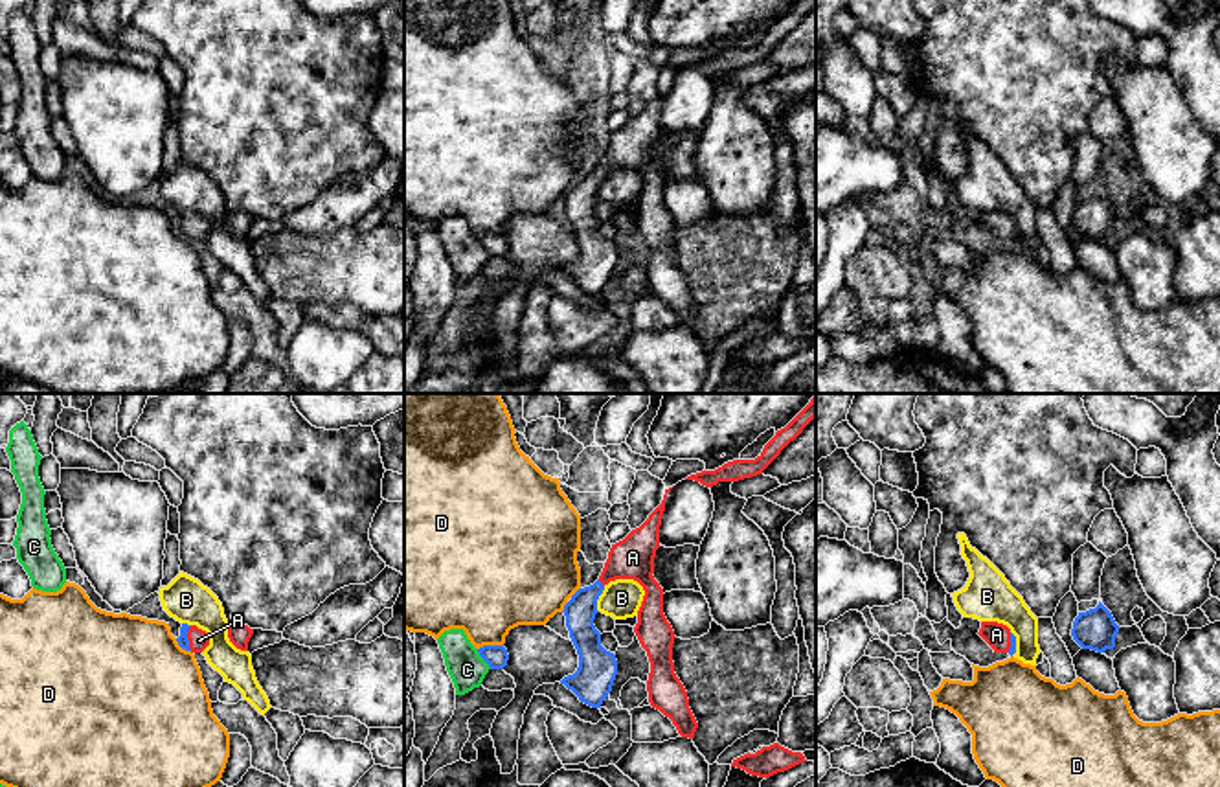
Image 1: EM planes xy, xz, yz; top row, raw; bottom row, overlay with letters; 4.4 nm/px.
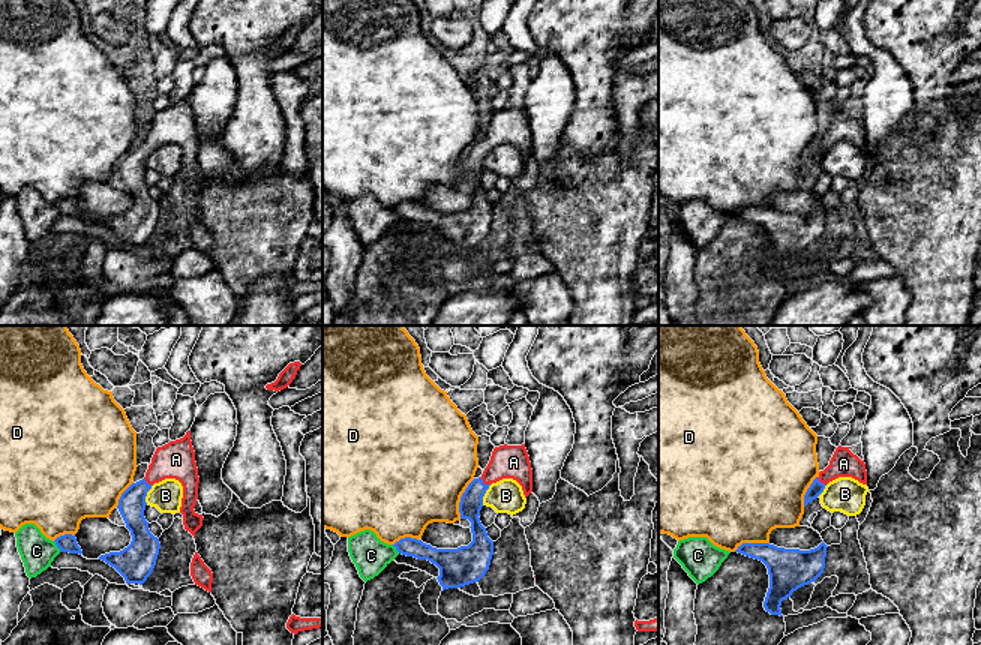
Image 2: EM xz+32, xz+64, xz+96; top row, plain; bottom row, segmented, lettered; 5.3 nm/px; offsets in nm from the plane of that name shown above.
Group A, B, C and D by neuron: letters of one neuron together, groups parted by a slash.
A / B / C / D

